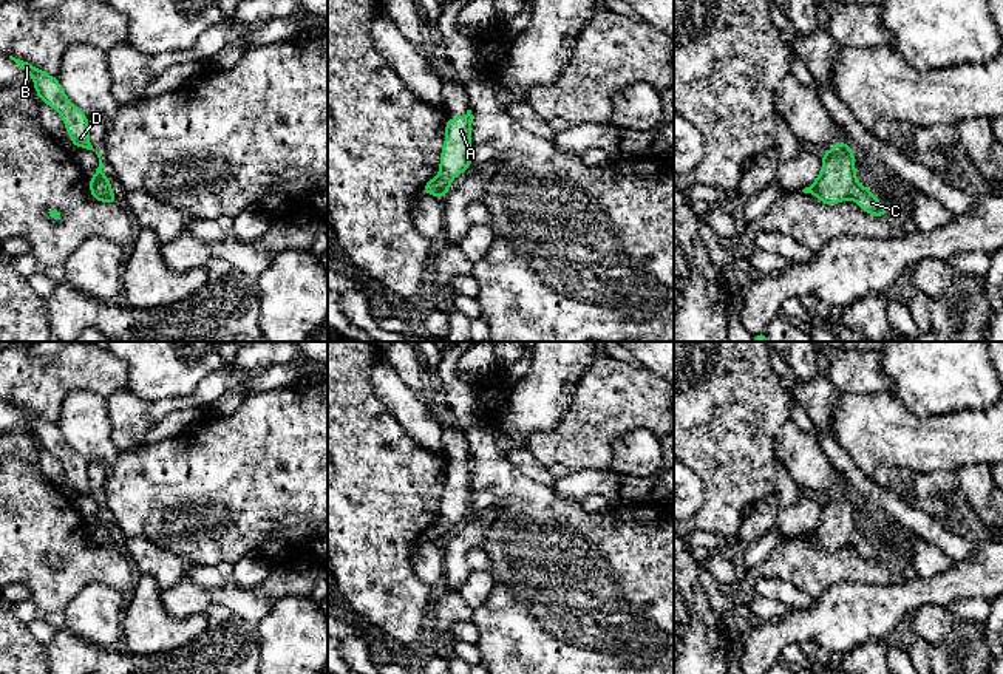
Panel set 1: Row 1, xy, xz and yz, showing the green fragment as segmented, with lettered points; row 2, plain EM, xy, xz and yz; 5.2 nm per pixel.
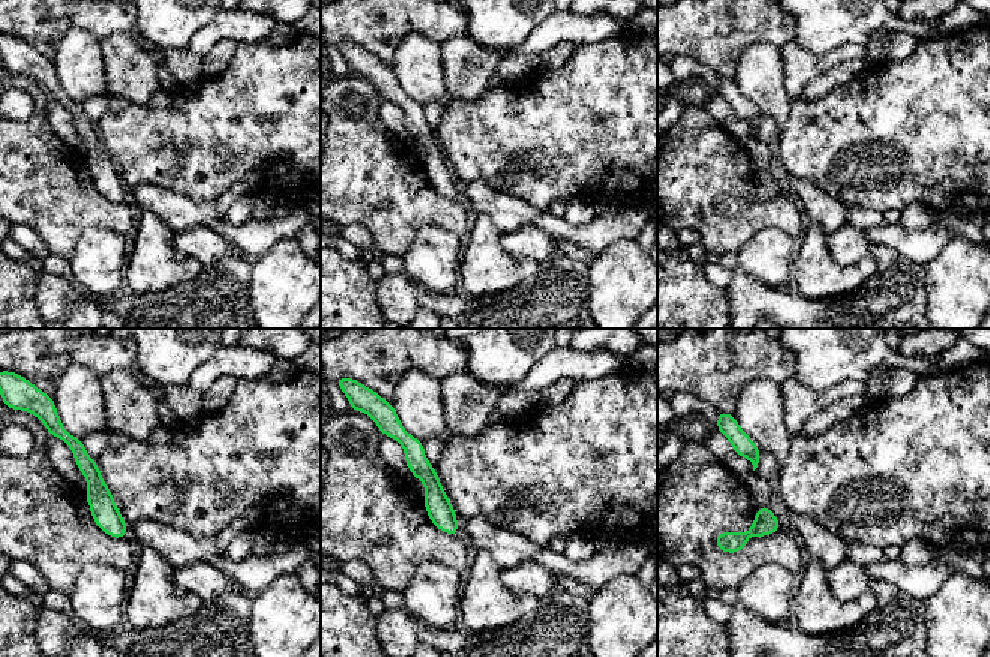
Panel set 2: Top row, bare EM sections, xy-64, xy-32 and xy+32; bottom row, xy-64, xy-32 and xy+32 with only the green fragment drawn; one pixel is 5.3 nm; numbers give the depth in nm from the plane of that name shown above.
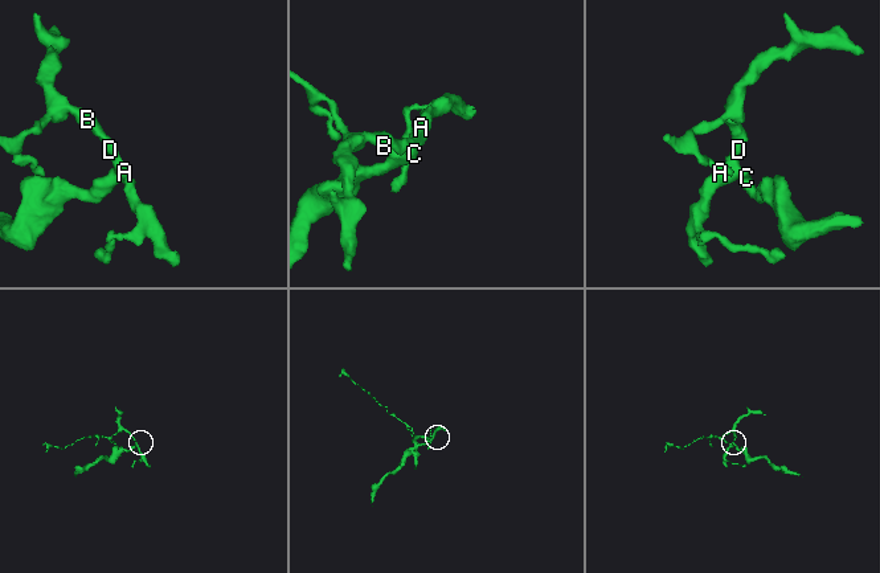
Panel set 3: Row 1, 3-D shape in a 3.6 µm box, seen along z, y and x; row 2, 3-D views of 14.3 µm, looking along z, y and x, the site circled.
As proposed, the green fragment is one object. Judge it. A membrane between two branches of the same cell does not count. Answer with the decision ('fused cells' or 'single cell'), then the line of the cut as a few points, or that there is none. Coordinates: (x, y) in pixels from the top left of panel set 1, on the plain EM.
single cell; no cut

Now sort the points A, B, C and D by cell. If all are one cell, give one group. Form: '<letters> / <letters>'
A B C D

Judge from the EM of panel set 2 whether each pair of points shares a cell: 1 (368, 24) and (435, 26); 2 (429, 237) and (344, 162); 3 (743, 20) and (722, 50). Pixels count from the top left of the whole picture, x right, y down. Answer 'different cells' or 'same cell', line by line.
1: same cell
2: different cells
3: same cell

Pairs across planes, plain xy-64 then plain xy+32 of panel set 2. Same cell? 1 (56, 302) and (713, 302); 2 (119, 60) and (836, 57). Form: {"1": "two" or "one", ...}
{"1": "two", "2": "one"}

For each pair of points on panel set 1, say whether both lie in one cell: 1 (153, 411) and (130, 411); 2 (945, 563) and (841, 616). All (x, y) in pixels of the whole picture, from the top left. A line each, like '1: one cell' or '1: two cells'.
1: one cell
2: two cells

